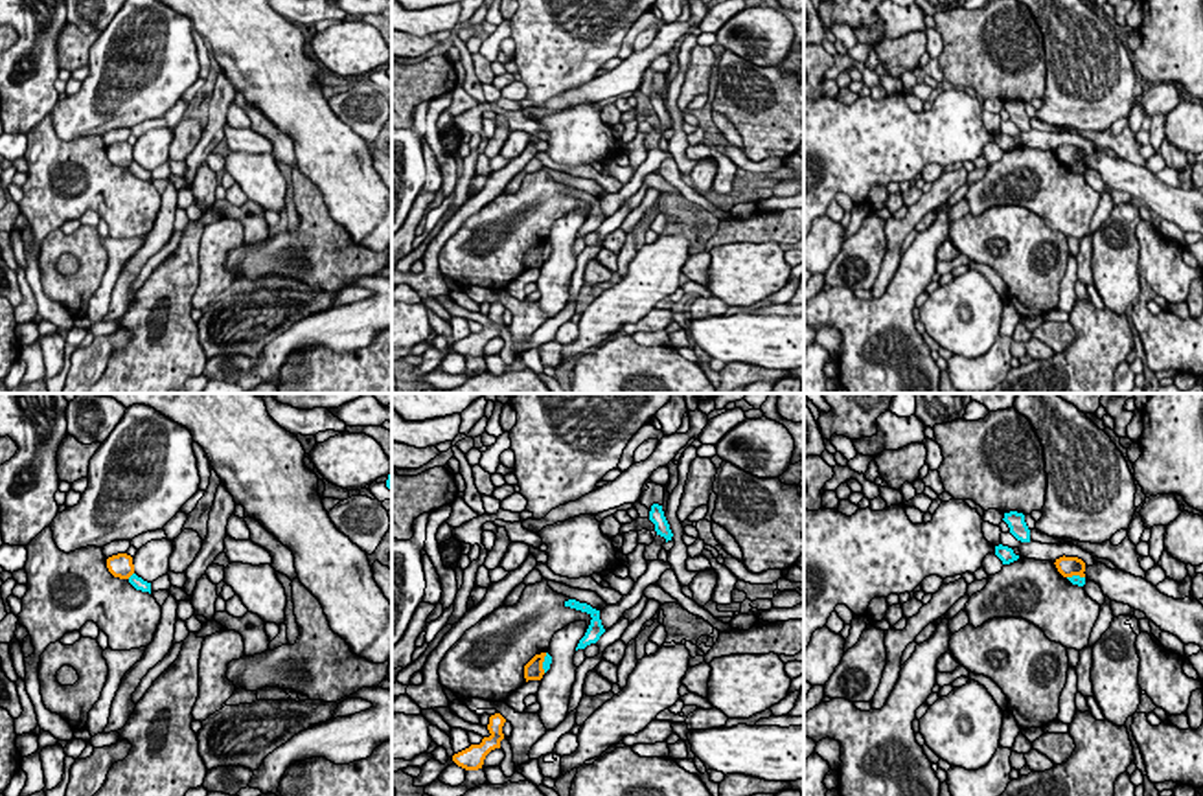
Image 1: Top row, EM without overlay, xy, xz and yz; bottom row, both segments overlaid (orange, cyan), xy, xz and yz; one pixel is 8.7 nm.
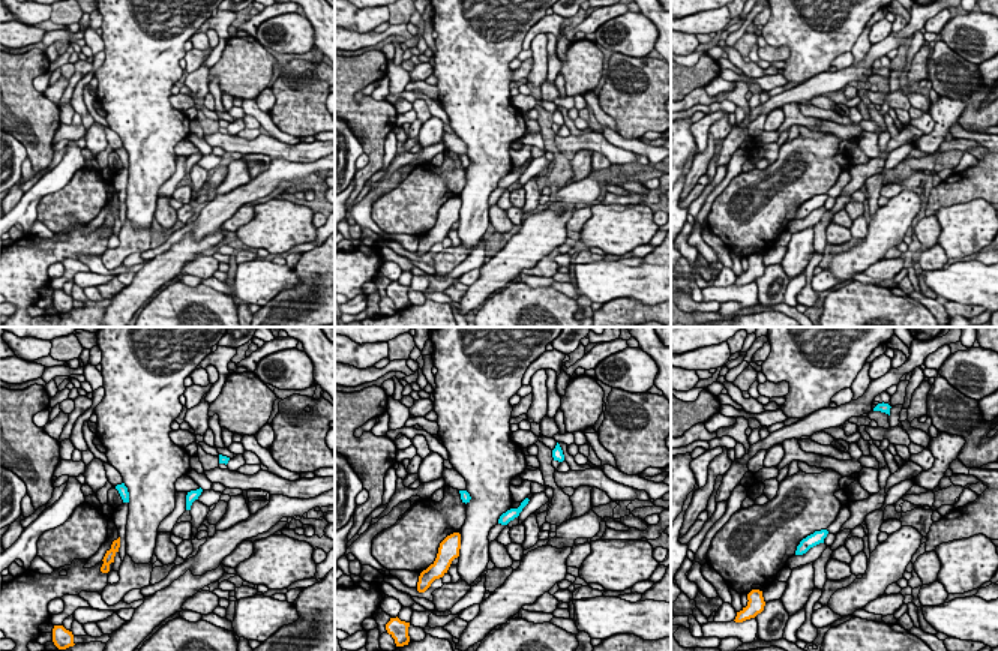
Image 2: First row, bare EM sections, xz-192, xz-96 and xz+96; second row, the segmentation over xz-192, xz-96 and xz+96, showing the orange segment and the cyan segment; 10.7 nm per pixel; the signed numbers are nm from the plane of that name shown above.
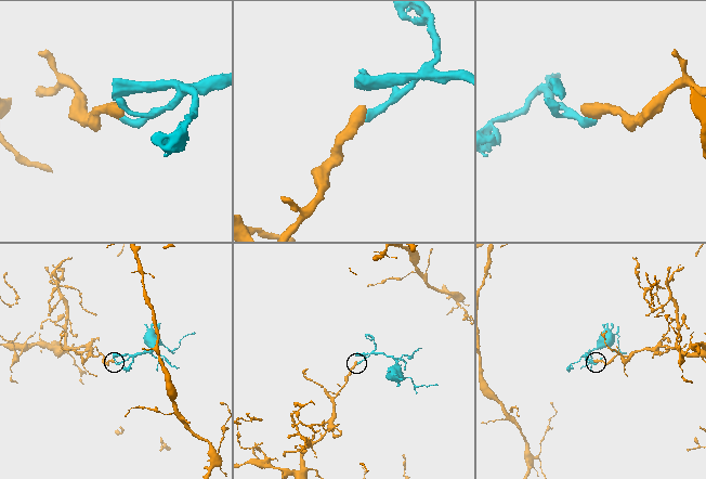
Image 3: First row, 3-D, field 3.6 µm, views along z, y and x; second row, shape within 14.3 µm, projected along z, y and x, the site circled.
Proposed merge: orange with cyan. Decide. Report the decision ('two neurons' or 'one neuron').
two neurons

